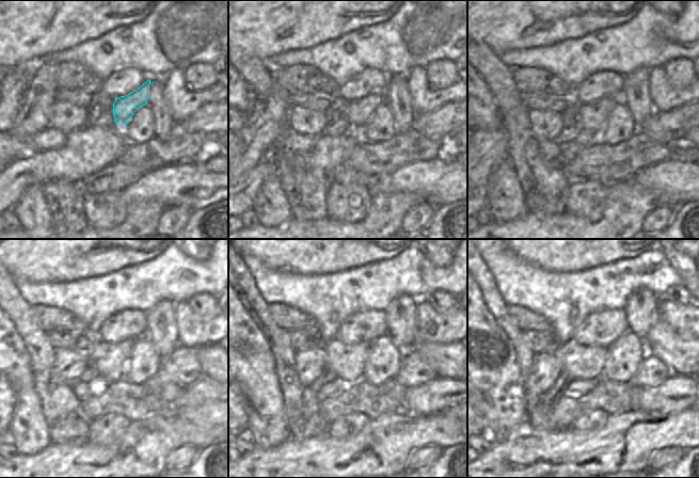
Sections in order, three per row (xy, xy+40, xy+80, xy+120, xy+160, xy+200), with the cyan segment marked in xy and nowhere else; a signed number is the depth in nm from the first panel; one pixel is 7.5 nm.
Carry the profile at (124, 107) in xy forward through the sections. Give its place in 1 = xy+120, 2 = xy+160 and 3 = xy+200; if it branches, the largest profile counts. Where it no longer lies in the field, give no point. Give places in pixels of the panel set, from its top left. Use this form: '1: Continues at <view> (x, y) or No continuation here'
1: Continues at xy+120 (111, 359)
2: Continues at xy+160 (348, 361)
3: Continues at xy+200 (580, 362)

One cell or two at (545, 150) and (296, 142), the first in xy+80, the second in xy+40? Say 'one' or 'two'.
one

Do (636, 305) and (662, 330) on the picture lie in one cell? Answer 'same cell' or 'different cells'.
different cells

